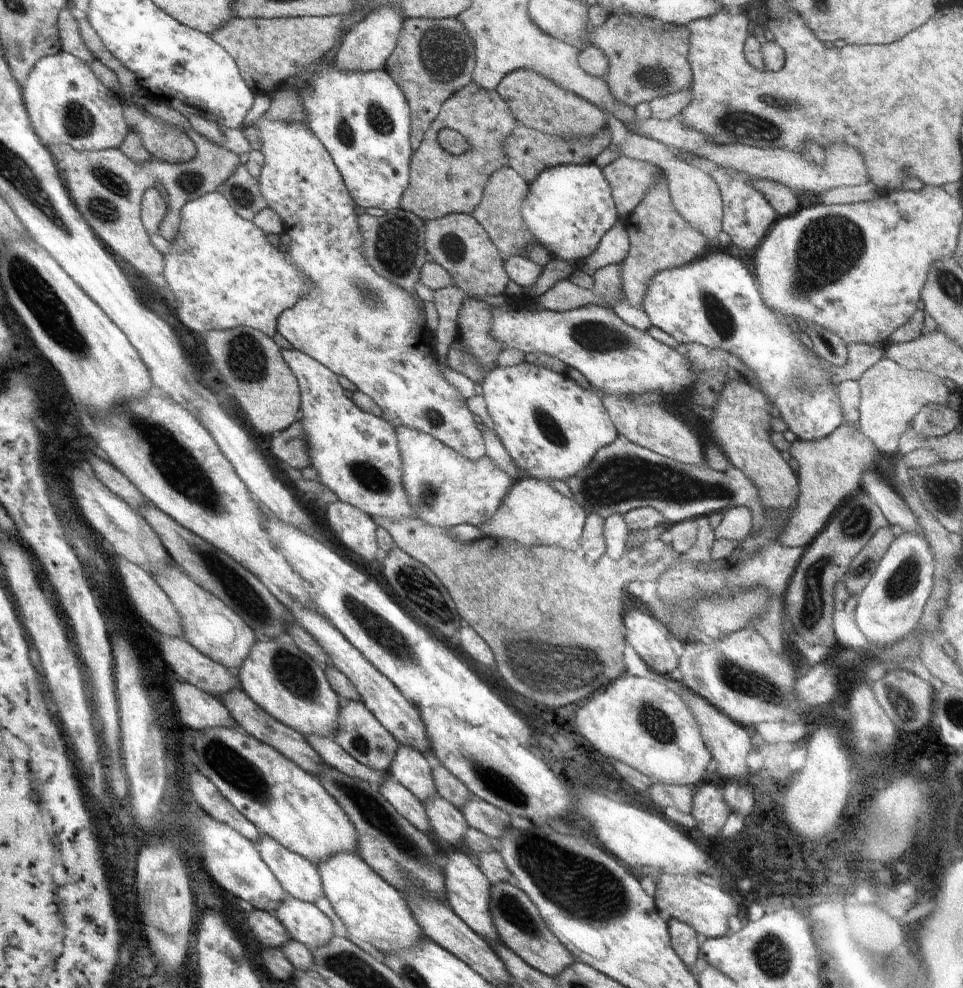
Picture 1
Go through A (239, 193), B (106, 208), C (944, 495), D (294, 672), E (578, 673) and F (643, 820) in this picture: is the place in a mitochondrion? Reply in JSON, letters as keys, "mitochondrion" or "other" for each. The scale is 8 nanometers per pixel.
{"A":"mitochondrion","B":"mitochondrion","C":"mitochondrion","D":"mitochondrion","E":"mitochondrion","F":"other"}

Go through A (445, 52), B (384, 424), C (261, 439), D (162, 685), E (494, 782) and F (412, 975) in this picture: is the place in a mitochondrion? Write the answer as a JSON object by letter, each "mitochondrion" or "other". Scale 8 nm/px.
{"A":"mitochondrion","B":"other","C":"other","D":"other","E":"mitochondrion","F":"mitochondrion"}

